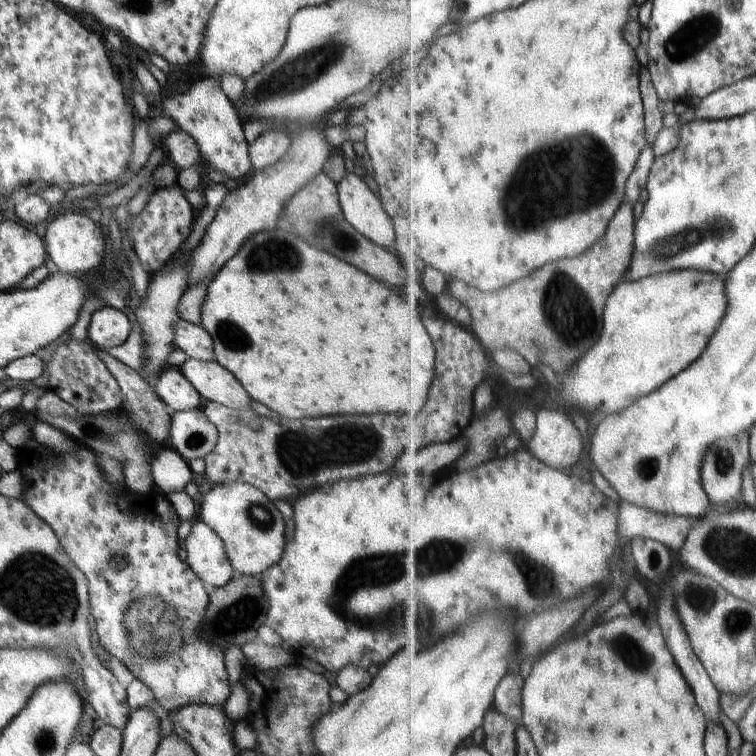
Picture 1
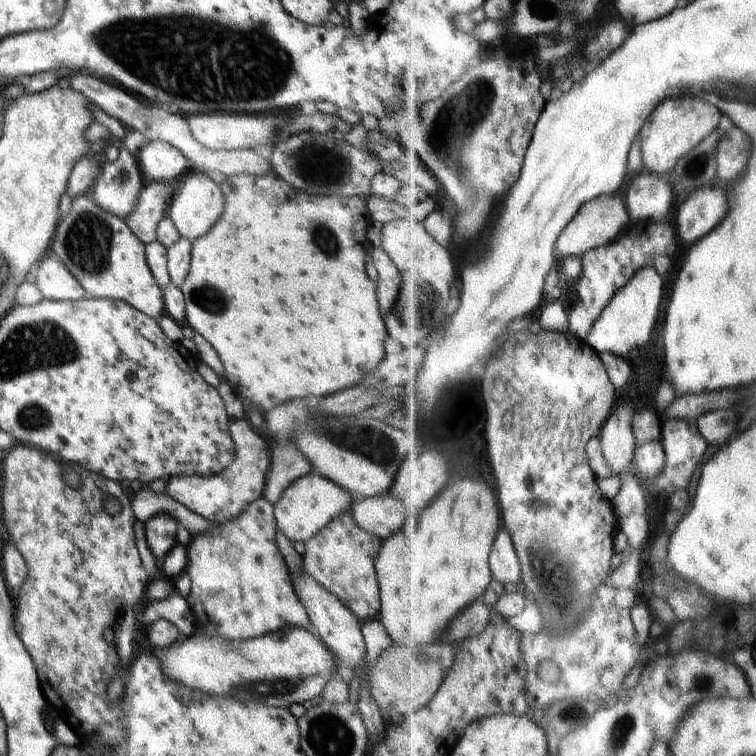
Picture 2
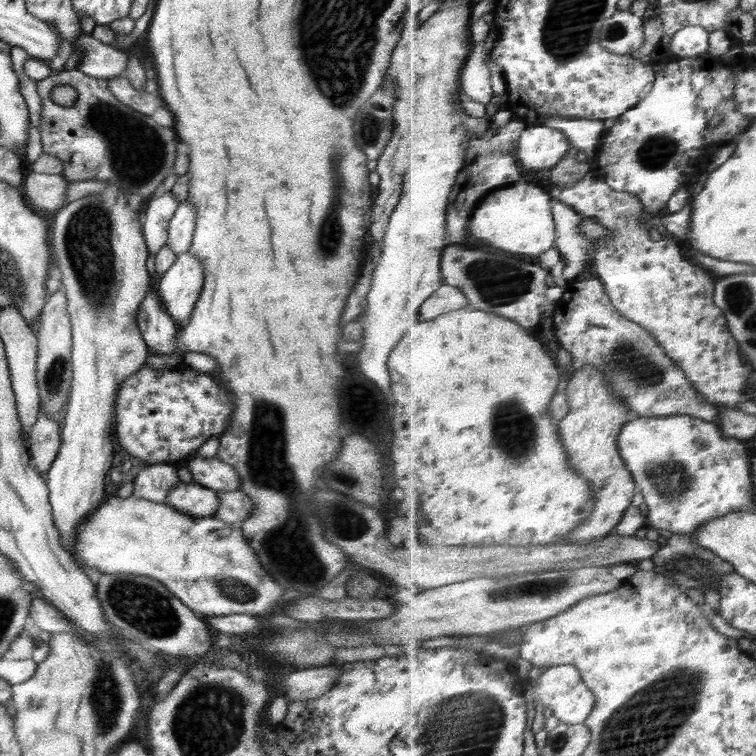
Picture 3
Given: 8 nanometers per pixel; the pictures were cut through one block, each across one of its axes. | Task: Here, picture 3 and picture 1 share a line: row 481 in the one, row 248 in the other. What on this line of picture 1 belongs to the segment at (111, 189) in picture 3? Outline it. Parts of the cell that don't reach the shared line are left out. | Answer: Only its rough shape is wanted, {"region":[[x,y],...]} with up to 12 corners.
{"region":[[54,218],[44,239],[60,273],[102,264],[105,236],[90,218]]}

